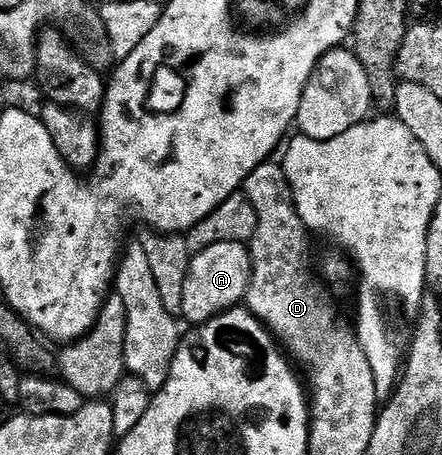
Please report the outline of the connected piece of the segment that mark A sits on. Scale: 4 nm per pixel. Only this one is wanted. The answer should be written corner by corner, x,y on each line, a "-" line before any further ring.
241,242
212,244
212,248
204,248
199,254
193,255
190,259
188,276
184,280
184,304
181,317
194,322
190,324
205,324
211,322
217,314
224,314
228,310
235,309
245,299
246,289
250,286
251,269
250,251

